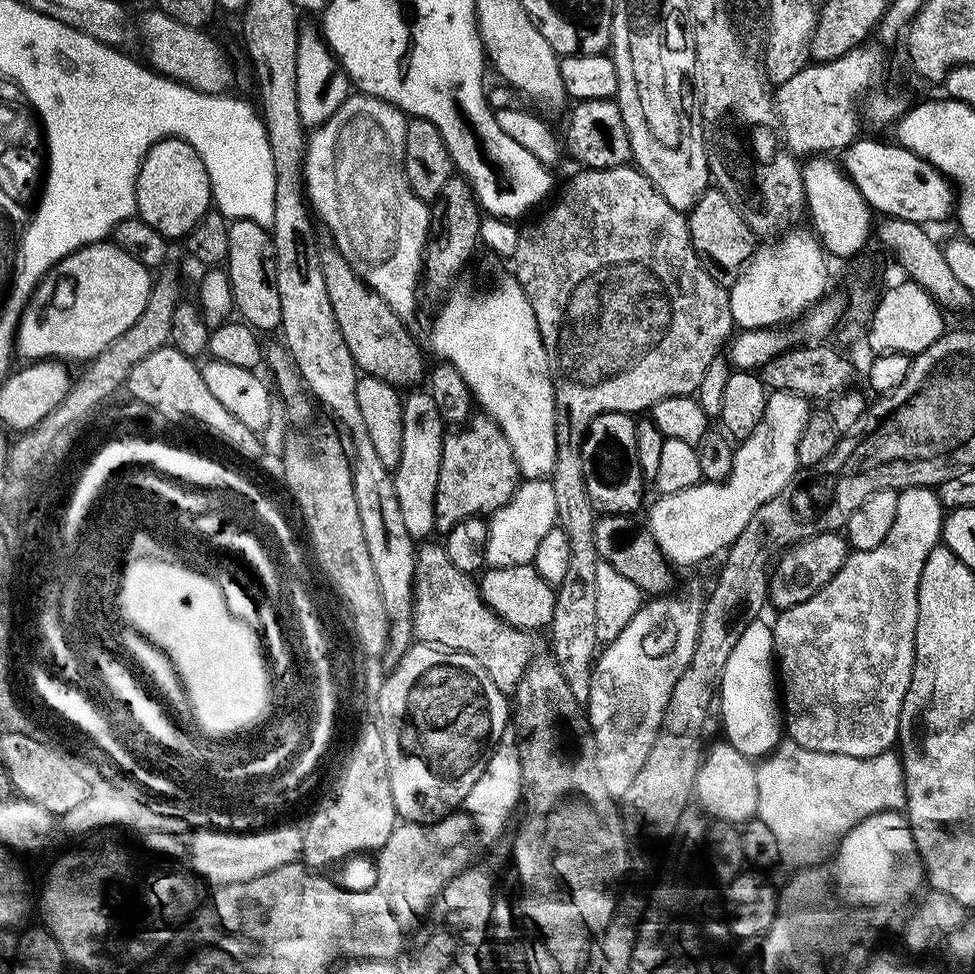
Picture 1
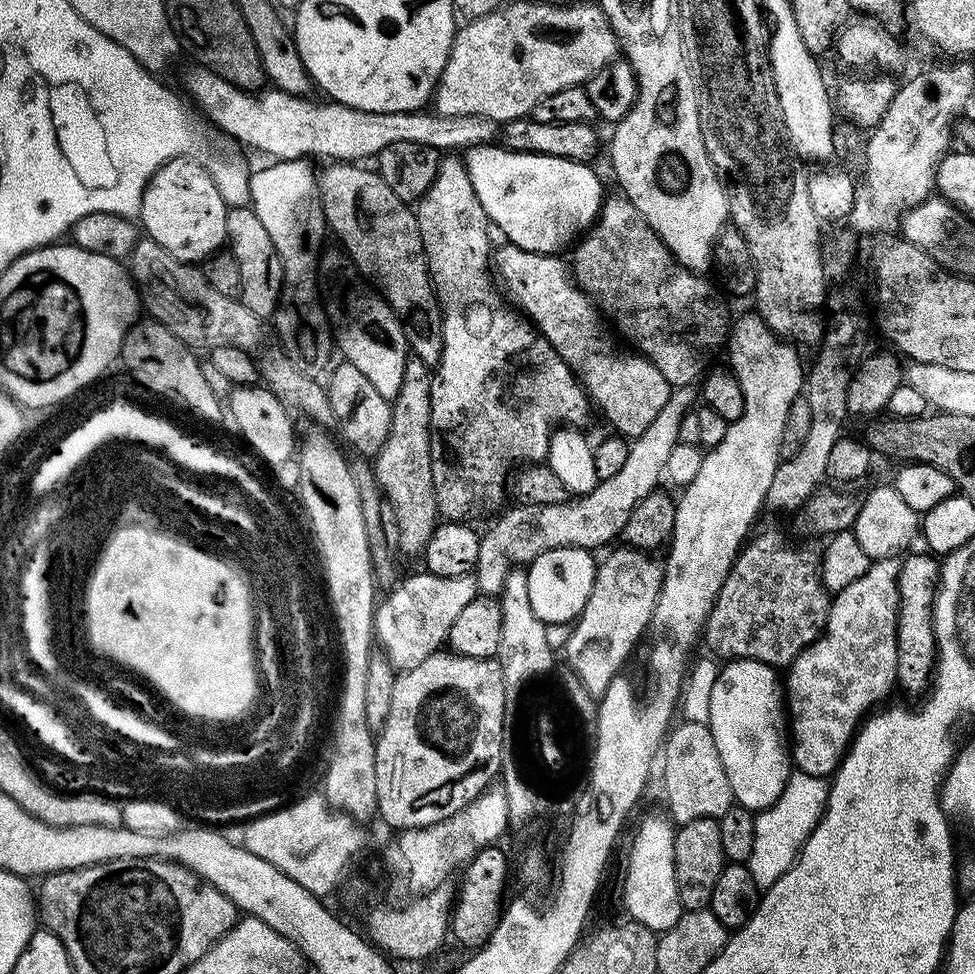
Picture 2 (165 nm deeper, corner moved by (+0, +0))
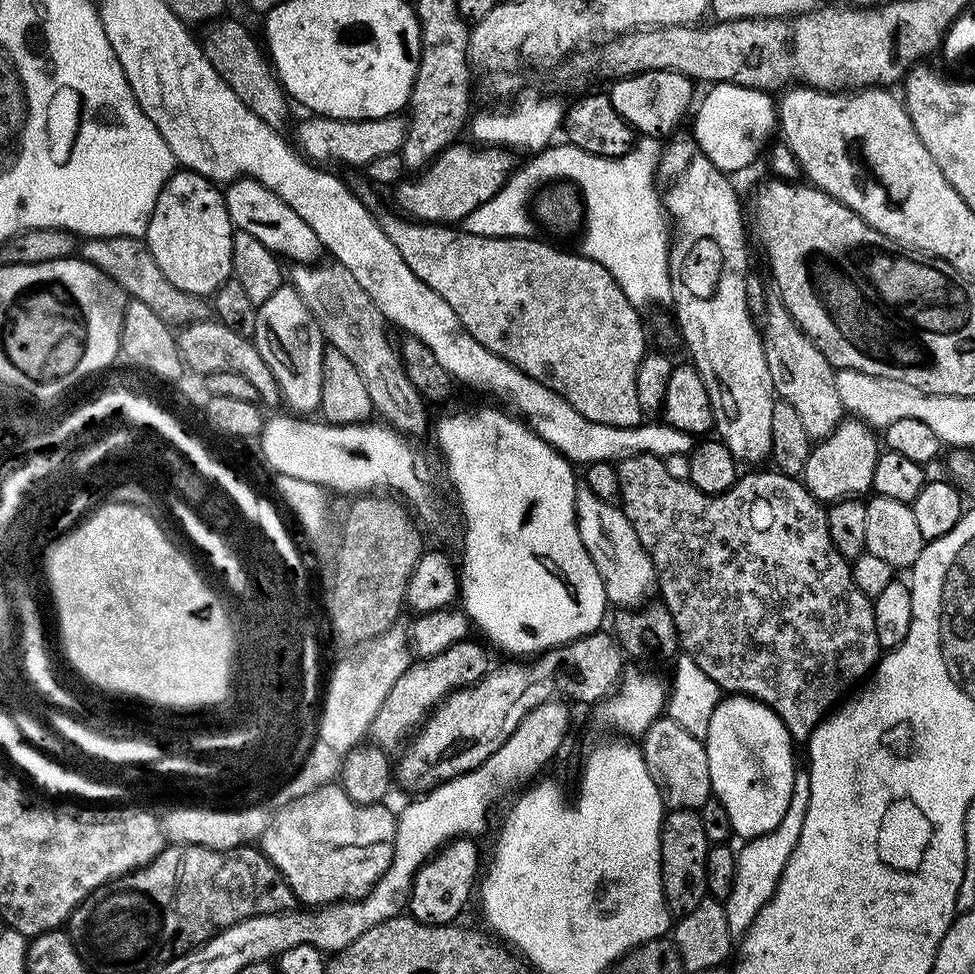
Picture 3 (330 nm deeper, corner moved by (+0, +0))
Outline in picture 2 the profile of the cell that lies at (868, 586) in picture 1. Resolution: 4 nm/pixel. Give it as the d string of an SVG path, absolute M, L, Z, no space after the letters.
M899 559L878 560L869 566L862 578L858 578L858 582L850 582L846 590L835 593L828 606L828 621L824 624L823 632L811 646L802 650L802 654L798 654L798 658L787 669L786 716L790 721L790 759L801 772L821 778L831 777L848 751L849 737L876 706L872 704L886 699L892 687L897 687L899 573Z

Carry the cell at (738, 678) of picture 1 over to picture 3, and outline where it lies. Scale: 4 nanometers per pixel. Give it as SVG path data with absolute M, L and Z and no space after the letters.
M728 694L710 716L703 741L710 762L712 795L726 806L733 833L744 842L770 834L786 815L798 771L796 756L792 753L794 741L782 718L754 698Z

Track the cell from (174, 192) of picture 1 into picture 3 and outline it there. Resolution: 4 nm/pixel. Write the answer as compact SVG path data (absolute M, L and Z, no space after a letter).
M176 170L154 202L146 243L154 262L158 262L158 270L162 270L178 290L205 298L215 294L232 276L233 231L223 191L202 174Z

